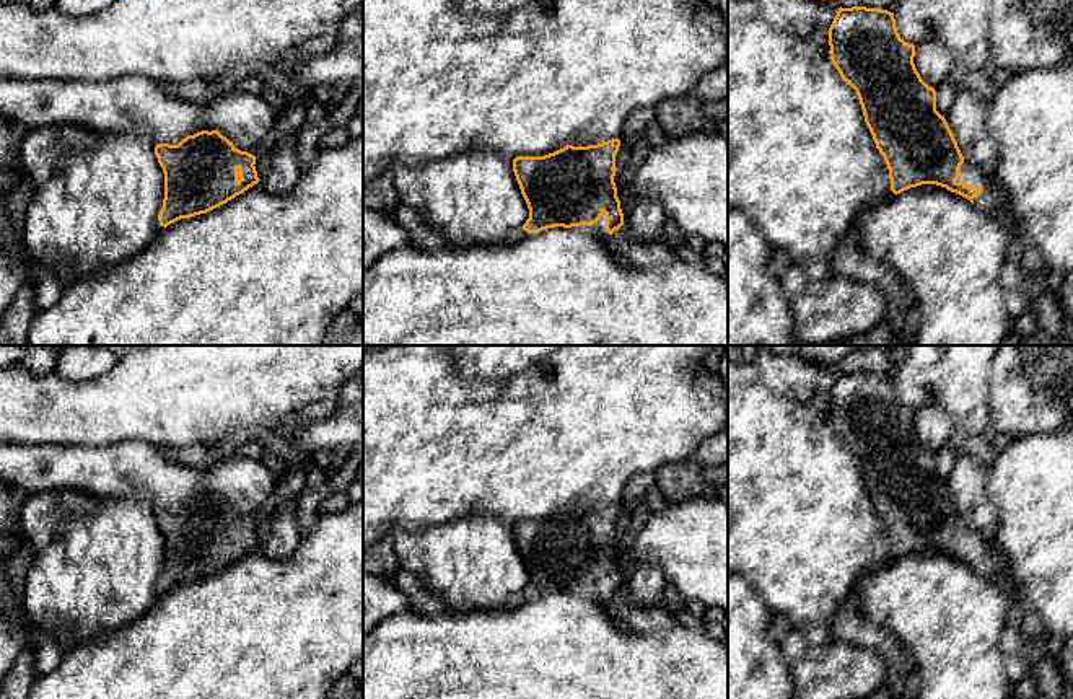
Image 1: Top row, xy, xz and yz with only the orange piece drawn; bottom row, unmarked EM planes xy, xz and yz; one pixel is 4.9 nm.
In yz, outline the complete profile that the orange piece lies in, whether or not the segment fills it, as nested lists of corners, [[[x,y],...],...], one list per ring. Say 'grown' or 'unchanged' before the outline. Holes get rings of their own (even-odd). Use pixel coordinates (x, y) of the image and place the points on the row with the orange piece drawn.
unchanged; [[[840,7],[829,28],[829,46],[834,67],[839,70],[842,80],[858,95],[865,122],[873,135],[876,148],[887,165],[891,191],[897,196],[910,187],[936,184],[974,204],[972,199],[980,194],[983,187],[970,187],[959,179],[959,168],[964,163],[964,156],[944,116],[936,111],[935,88],[928,86],[915,68],[915,46],[905,42],[897,33],[894,13],[866,7]]]

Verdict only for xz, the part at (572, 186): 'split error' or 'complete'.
complete

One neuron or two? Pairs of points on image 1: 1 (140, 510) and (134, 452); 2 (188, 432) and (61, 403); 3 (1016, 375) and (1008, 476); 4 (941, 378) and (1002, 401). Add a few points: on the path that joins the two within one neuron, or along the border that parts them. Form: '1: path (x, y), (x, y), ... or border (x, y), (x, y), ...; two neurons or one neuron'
1: border (103, 496), (145, 496), (155, 505); two neurons
2: path (157, 408), (91, 408); one neuron
3: border (1051, 430), (1013, 439); two neurons
4: border (992, 362), (987, 432); two neurons

